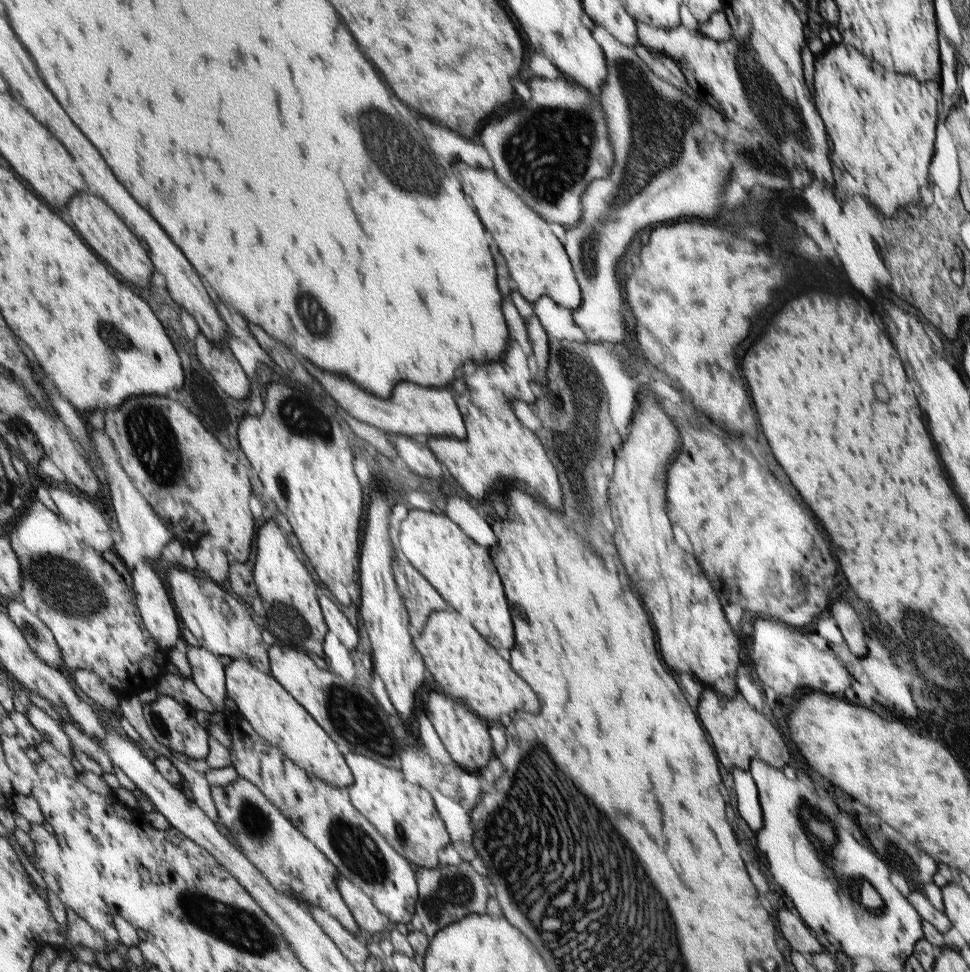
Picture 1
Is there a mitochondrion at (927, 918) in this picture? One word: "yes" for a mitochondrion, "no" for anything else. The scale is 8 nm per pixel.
no

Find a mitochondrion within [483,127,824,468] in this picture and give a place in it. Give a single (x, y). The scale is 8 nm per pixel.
(583, 396)

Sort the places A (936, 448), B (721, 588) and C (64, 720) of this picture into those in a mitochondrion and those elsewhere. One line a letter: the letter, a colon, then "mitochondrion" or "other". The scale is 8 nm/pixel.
A: other
B: other
C: other

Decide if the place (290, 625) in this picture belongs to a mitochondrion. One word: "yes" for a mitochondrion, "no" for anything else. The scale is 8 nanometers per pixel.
yes

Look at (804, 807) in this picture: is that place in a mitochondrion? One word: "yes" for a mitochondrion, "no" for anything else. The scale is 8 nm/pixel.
yes

